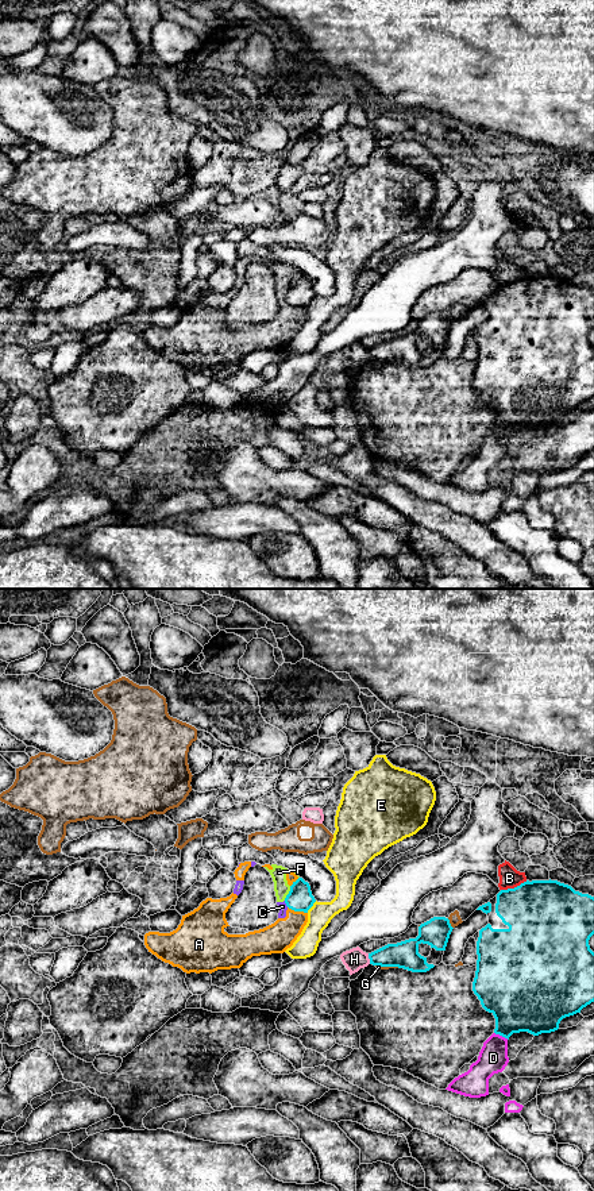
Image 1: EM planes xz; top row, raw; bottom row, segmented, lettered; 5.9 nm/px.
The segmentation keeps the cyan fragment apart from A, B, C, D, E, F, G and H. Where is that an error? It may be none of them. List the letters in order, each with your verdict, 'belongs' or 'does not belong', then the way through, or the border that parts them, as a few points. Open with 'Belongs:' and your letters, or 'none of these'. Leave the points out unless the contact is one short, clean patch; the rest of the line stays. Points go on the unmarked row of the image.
Belongs: none of these
A: does not belong; border along xz (288, 301), (307, 308)
B: does not belong; border along xz (527, 276), (501, 285)
C: does not belong; border along xz (284, 296), (288, 301)
D: does not belong
E: does not belong
F: does not belong; border along xz (290, 281), (284, 295)
G: does not belong
H: does not belong

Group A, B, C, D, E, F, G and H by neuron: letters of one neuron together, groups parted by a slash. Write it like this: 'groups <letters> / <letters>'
groups A B C F / D / E / G / H

